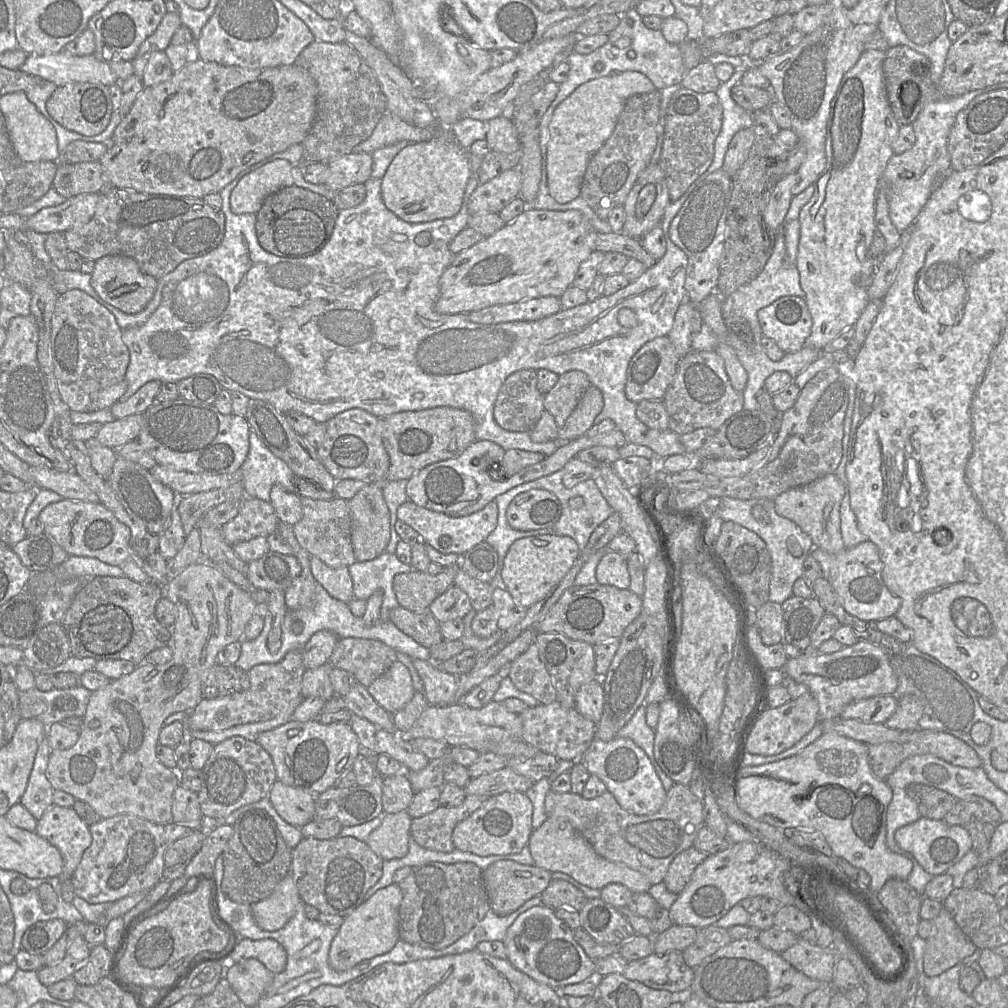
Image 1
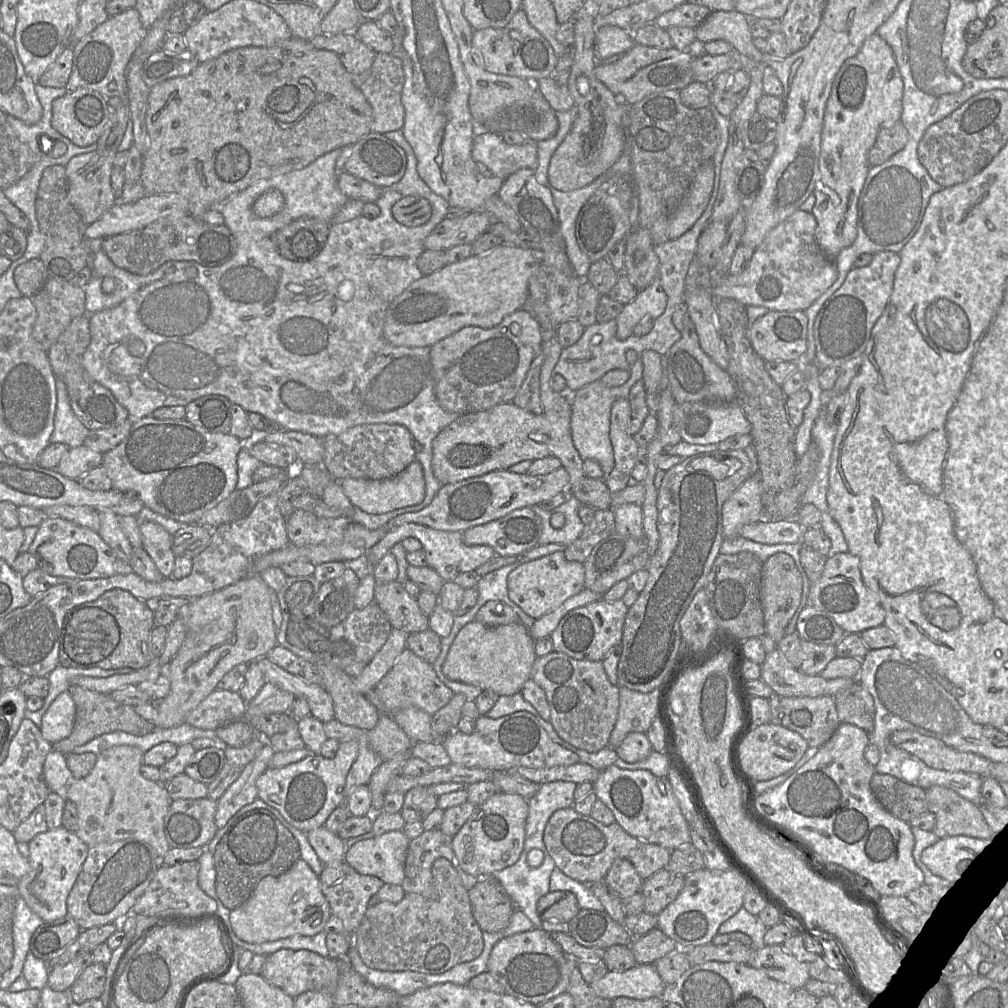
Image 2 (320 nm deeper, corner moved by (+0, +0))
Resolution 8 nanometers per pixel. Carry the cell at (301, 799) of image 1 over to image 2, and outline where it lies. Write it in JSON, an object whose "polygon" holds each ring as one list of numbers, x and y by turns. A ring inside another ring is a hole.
{"polygon":[[324,825,307,832,306,835,324,865,345,861,346,841,328,831]]}

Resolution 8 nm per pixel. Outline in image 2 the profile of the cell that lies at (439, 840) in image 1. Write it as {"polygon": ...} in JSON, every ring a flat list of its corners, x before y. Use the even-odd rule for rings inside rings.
{"polygon":[[440,829,424,831,410,840,404,862,404,879,401,886,405,892,436,898,432,876,432,865,437,858,446,858,456,869,467,891,475,886,479,878,467,874,459,866,452,849,452,838]]}

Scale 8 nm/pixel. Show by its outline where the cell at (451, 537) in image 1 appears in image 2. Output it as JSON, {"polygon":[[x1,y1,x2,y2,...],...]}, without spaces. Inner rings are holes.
{"polygon":[[416,523,403,524,388,532,377,544,367,552,368,560,374,566,403,539,413,537,422,544,422,550,426,556,427,566,433,568,444,581,453,581,462,572,473,571,477,567,492,559,496,553,494,549,487,545,468,546,462,540,463,533,460,531,437,530,425,525]]}

